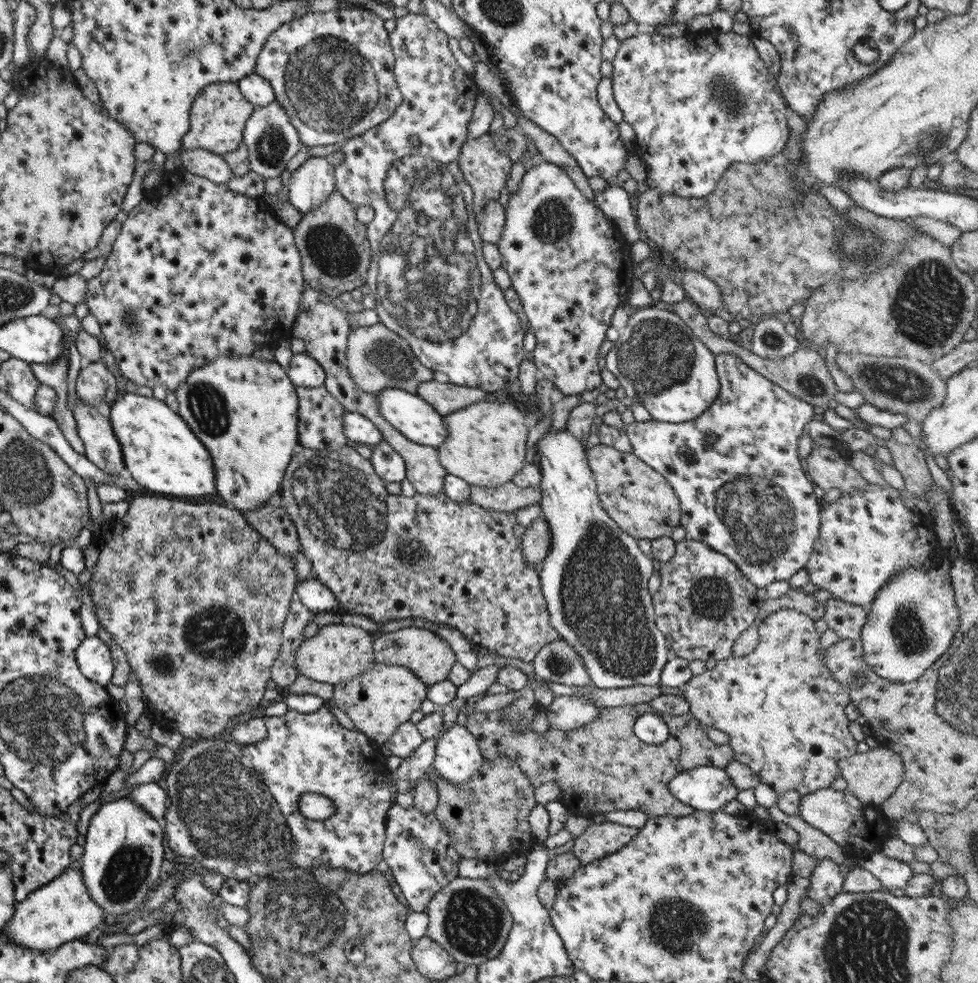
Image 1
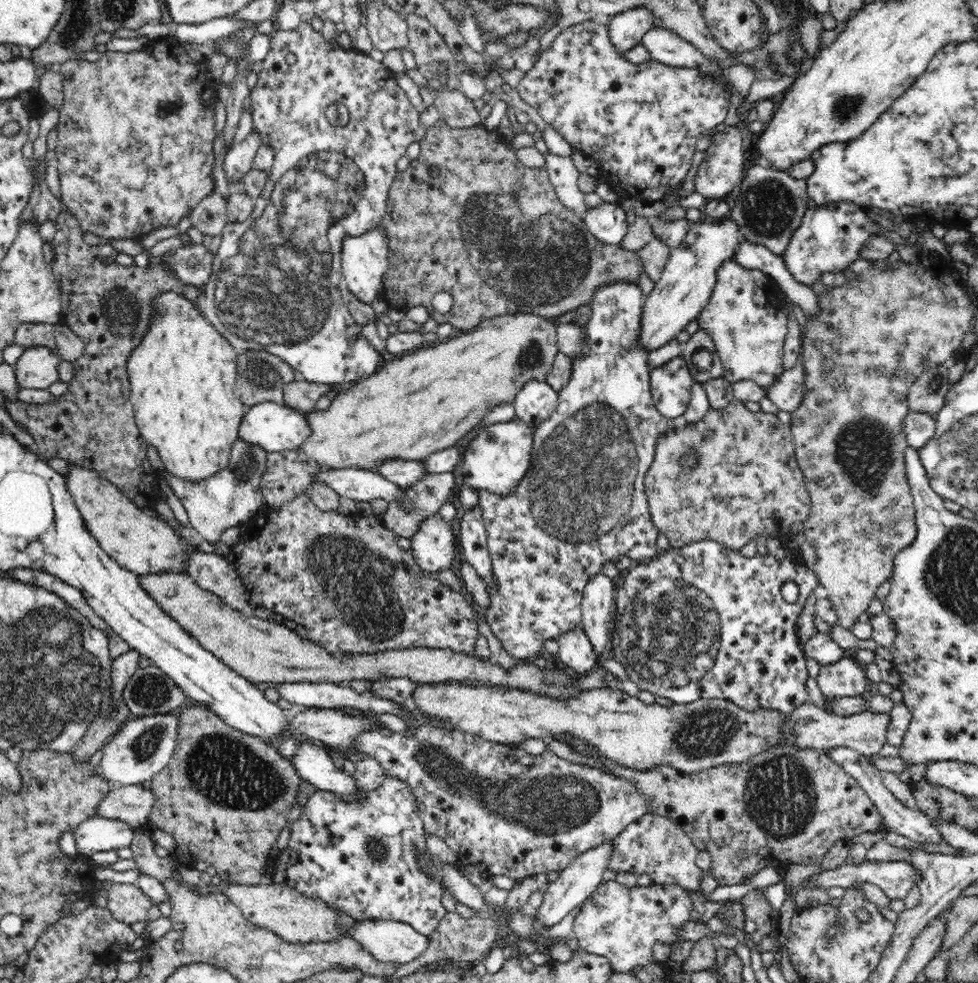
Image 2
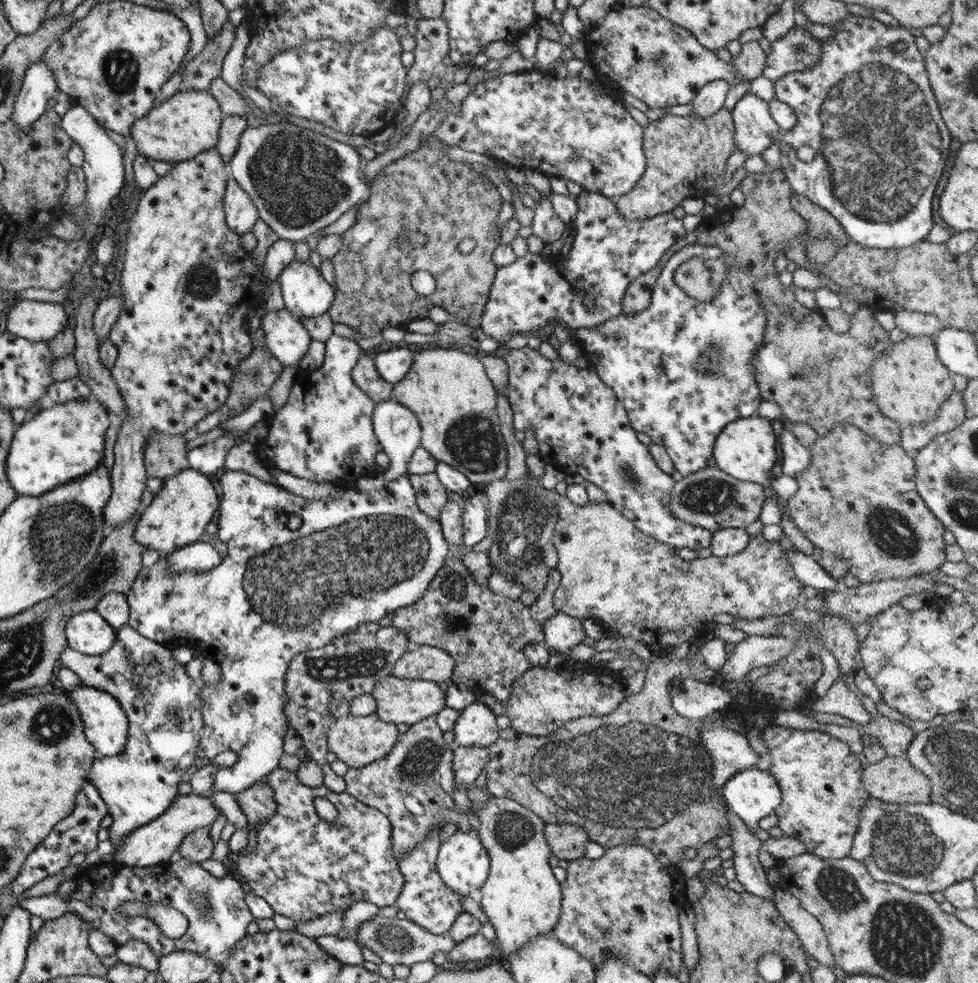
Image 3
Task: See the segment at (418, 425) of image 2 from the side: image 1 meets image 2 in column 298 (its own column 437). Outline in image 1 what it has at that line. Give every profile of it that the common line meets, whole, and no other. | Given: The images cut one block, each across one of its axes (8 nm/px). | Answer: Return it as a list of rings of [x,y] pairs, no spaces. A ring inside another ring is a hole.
[[[475,402],[463,410],[443,416],[443,425],[447,429],[447,436],[443,439],[443,444],[435,449],[439,454],[439,465],[447,474],[457,476],[468,485],[496,487],[510,481],[525,465],[525,440],[529,429],[525,427],[525,415],[511,404]]]

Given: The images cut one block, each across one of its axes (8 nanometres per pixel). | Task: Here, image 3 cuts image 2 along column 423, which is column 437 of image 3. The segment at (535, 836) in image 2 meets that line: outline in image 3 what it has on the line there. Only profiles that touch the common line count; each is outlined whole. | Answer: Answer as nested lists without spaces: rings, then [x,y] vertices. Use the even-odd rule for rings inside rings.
[[[434,717],[424,718],[416,722],[398,736],[393,748],[383,757],[362,767],[348,767],[342,776],[345,792],[355,800],[380,810],[389,819],[391,825],[391,853],[397,860],[401,855],[407,855],[415,845],[419,845],[431,829],[442,828],[447,822],[457,824],[457,829],[476,832],[479,828],[477,809],[493,797],[486,787],[474,784],[457,786],[452,772],[452,745],[443,741],[442,732],[437,728]]]

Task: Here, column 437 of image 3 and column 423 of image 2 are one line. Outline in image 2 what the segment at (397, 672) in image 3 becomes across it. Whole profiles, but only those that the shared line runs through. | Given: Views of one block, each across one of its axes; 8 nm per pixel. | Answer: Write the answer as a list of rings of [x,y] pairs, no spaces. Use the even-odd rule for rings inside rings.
[[[187,569],[179,571],[164,571],[157,573],[148,573],[137,575],[139,585],[145,590],[161,607],[166,614],[169,614],[194,640],[200,643],[202,648],[209,650],[218,661],[225,663],[230,669],[250,682],[329,682],[340,683],[353,680],[380,680],[386,677],[406,677],[419,683],[441,683],[444,681],[480,681],[482,685],[502,685],[502,687],[510,687],[517,689],[530,689],[534,693],[548,695],[550,697],[558,697],[565,699],[573,697],[579,692],[564,689],[561,684],[563,682],[575,682],[578,678],[571,678],[562,673],[560,668],[552,668],[552,671],[545,673],[543,664],[534,666],[527,663],[519,663],[513,670],[507,673],[499,664],[484,663],[484,660],[476,656],[466,656],[454,652],[453,650],[443,648],[408,648],[404,650],[388,650],[378,652],[378,654],[357,654],[356,657],[334,657],[326,652],[319,644],[314,644],[309,640],[298,637],[296,633],[284,625],[275,623],[268,619],[260,619],[255,617],[248,610],[236,610],[228,606],[219,596],[203,589],[198,583],[194,582],[192,576]],[[554,682],[557,686],[550,687],[547,683]]]

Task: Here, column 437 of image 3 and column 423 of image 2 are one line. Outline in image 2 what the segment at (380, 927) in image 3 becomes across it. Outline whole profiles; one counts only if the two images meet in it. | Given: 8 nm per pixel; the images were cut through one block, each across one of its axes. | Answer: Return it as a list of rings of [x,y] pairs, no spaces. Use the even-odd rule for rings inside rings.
[[[394,920],[357,921],[348,938],[358,940],[378,961],[396,961],[396,964],[410,962],[429,945],[428,936]]]

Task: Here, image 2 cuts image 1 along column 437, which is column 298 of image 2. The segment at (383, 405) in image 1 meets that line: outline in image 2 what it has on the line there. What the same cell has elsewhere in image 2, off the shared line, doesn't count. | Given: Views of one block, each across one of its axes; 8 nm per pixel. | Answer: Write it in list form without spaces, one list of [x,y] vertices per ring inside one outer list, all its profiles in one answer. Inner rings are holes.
[[[266,401],[247,407],[247,412],[238,428],[237,440],[246,443],[248,447],[260,447],[266,453],[282,452],[282,450],[296,450],[309,432],[306,414],[298,414],[298,411],[292,411],[288,406]]]

